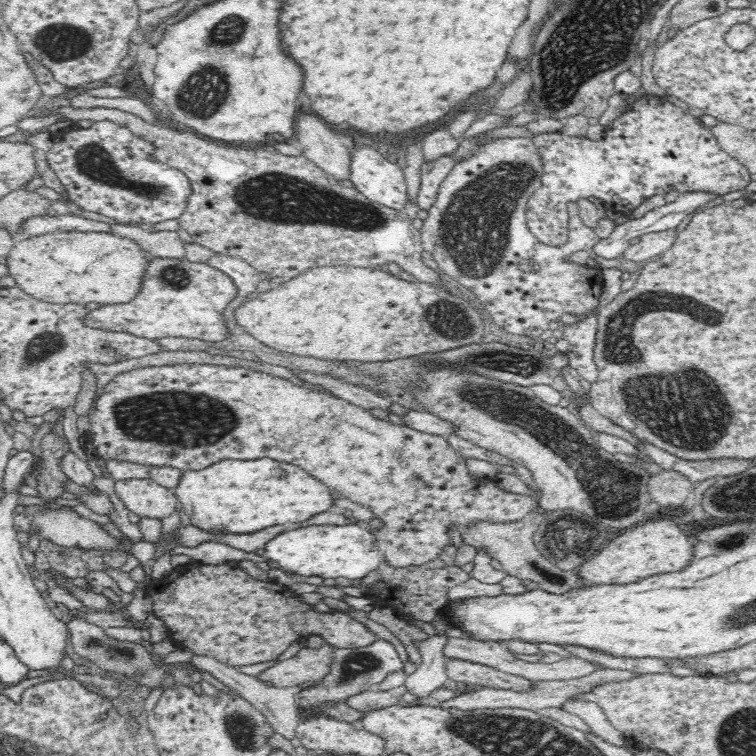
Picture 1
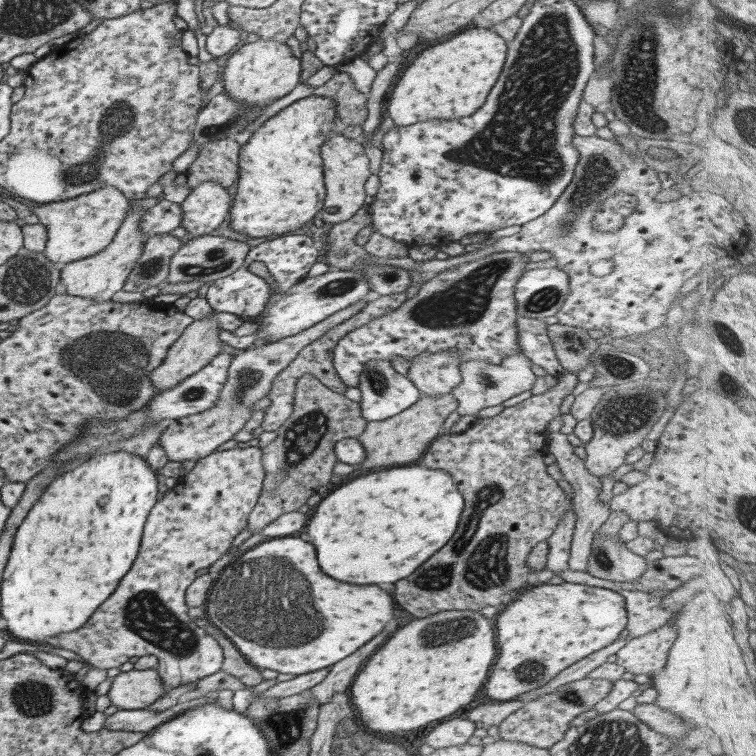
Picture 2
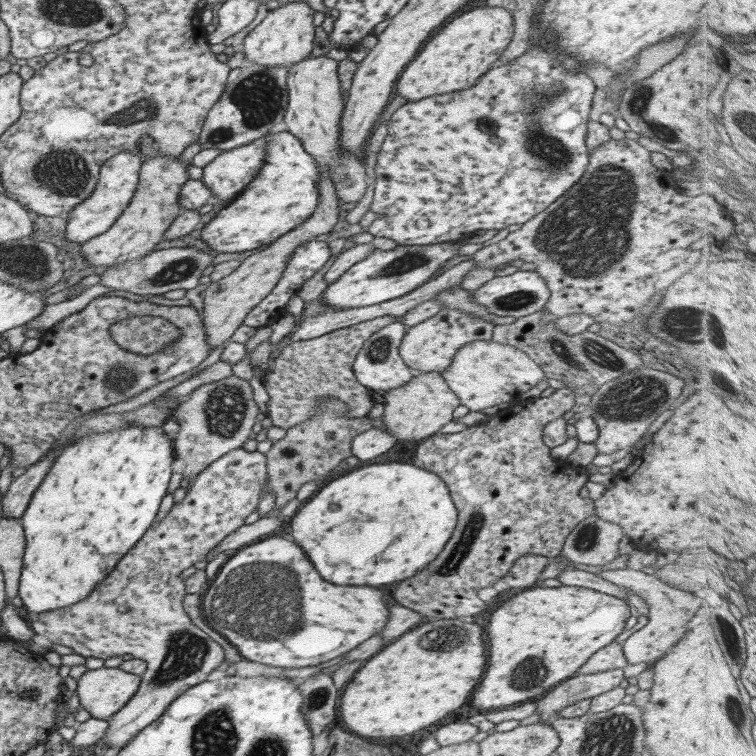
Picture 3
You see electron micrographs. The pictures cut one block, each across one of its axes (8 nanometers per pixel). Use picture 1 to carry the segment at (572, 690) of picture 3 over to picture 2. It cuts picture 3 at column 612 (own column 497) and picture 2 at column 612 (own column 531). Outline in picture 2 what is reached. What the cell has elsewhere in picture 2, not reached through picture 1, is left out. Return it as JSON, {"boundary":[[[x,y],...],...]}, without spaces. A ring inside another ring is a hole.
{"boundary":[[[588,676],[582,680],[575,680],[575,682],[559,686],[550,694],[540,695],[537,699],[525,703],[516,712],[512,712],[510,716],[506,716],[498,726],[498,738],[550,748],[556,742],[562,740],[574,718],[594,708],[598,701],[606,698],[612,690],[612,686],[613,680],[593,679]]]}

